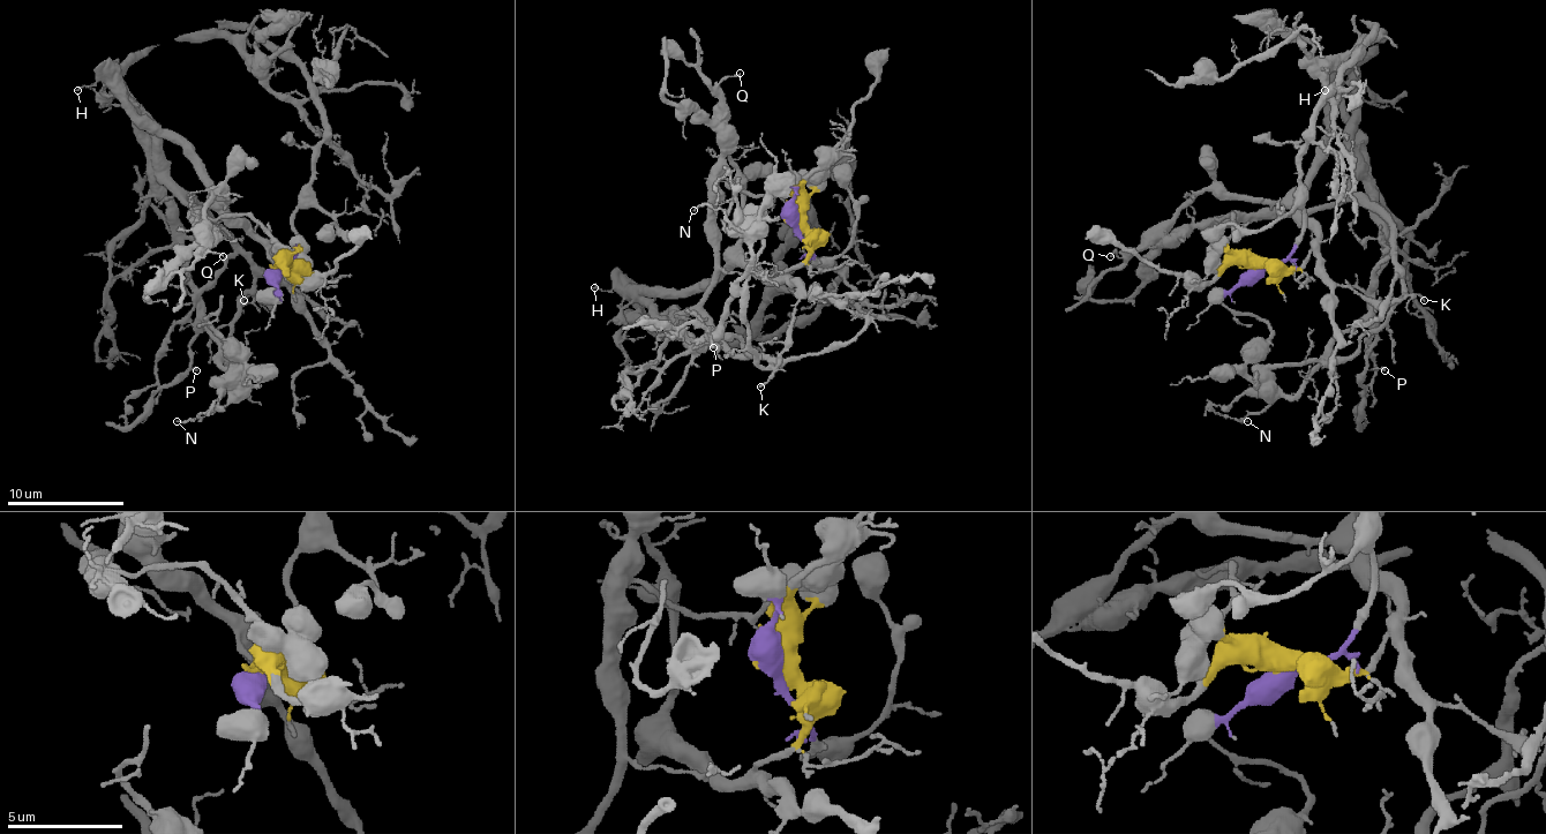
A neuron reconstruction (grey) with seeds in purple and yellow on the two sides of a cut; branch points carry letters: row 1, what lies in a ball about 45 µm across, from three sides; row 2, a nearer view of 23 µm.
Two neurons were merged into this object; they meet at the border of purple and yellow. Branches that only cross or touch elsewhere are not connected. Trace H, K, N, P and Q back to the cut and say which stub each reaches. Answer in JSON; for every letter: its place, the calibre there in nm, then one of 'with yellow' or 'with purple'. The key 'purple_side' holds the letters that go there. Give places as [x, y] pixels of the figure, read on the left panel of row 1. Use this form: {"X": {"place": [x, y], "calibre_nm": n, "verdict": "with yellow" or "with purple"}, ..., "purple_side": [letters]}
{"H": {"place": [77, 90], "calibre_nm": 120, "verdict": "with yellow"}, "K": {"place": [244, 300], "calibre_nm": 140, "verdict": "with yellow"}, "N": {"place": [177, 421], "calibre_nm": 120, "verdict": "with yellow"}, "P": {"place": [196, 370], "calibre_nm": 150, "verdict": "with yellow"}, "Q": {"place": [223, 256], "calibre_nm": 110, "verdict": "with yellow"}, "purple_side": []}

